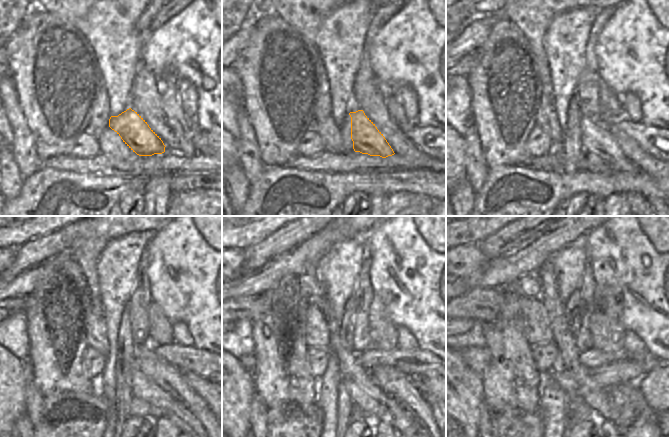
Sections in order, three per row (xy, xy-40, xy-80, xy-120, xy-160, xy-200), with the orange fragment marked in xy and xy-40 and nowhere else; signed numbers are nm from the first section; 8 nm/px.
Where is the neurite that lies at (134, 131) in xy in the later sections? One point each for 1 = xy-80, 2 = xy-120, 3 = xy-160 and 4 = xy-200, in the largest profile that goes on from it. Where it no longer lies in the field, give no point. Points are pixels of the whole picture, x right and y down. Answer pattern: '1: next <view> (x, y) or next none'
1: next xy-80 (595, 138)
2: next xy-120 (168, 378)
3: next xy-160 (397, 384)
4: next xy-200 (630, 389)

